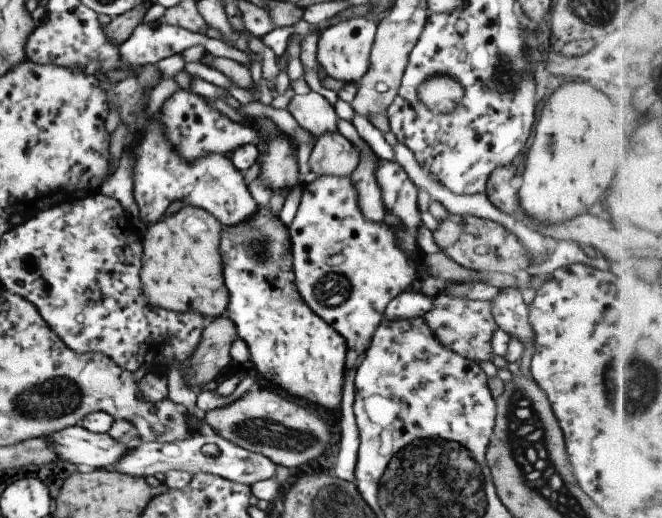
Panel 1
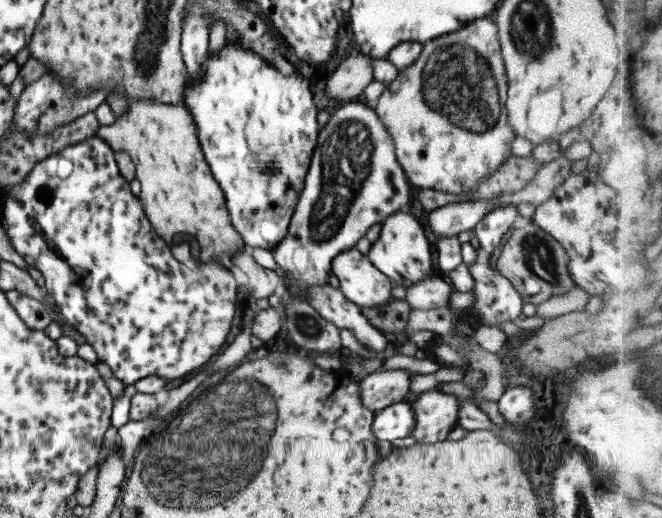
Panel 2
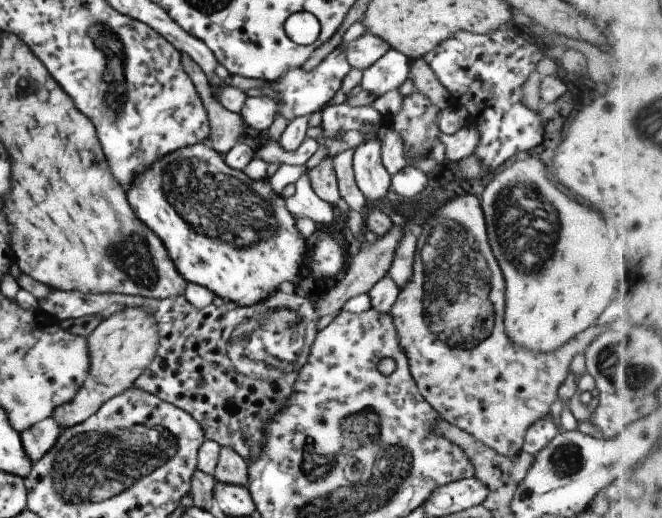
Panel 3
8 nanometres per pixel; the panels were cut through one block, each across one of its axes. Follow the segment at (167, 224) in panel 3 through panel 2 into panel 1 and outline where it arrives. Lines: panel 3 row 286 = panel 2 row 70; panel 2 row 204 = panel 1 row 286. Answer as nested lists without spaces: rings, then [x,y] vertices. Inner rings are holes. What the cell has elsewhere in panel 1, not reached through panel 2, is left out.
[[[258,207],[257,212],[248,221],[236,224],[235,227],[223,228],[220,233],[219,252],[222,260],[222,277],[228,292],[227,318],[235,325],[236,335],[247,345],[250,356],[249,361],[256,371],[268,384],[277,384],[281,390],[285,390],[286,394],[308,400],[308,404],[313,406],[316,403],[317,406],[321,406],[321,409],[325,408],[326,412],[335,412],[334,415],[337,416],[344,383],[345,365],[343,364],[345,364],[345,352],[347,350],[346,342],[338,332],[335,332],[324,320],[321,320],[299,296],[293,282],[292,254],[290,253],[290,240],[286,226],[281,224],[277,216],[268,208]]]

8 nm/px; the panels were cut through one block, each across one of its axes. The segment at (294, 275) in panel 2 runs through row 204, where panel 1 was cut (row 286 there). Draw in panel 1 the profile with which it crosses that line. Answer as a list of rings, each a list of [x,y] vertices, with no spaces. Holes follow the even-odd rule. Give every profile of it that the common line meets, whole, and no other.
[[[313,175],[303,184],[300,203],[286,229],[292,254],[293,282],[299,296],[321,320],[345,339],[347,350],[363,353],[369,346],[375,327],[384,318],[387,303],[401,291],[412,289],[419,275],[416,263],[397,248],[391,226],[383,221],[376,223],[363,218],[349,177]],[[337,254],[343,258],[339,264],[331,260]]]

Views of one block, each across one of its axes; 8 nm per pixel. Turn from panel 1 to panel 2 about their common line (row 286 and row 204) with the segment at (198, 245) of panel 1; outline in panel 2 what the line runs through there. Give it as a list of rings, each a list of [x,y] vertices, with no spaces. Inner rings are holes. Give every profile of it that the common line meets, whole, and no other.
[[[128,100],[125,114],[116,118],[111,126],[99,125],[95,136],[105,140],[113,152],[121,150],[131,157],[135,165],[134,178],[140,184],[137,198],[153,232],[163,239],[175,260],[189,269],[198,268],[209,261],[222,265],[219,259],[221,252],[227,254],[231,260],[233,255],[246,247],[241,236],[230,224],[225,197],[203,160],[193,118],[181,103],[171,105],[157,104],[149,100]]]

